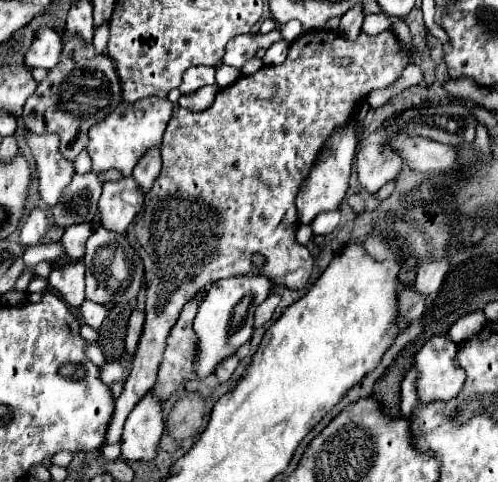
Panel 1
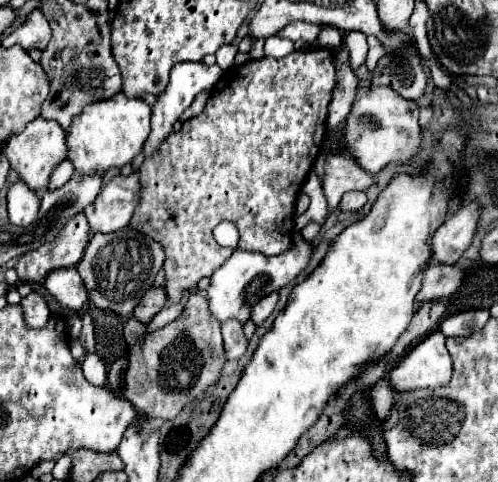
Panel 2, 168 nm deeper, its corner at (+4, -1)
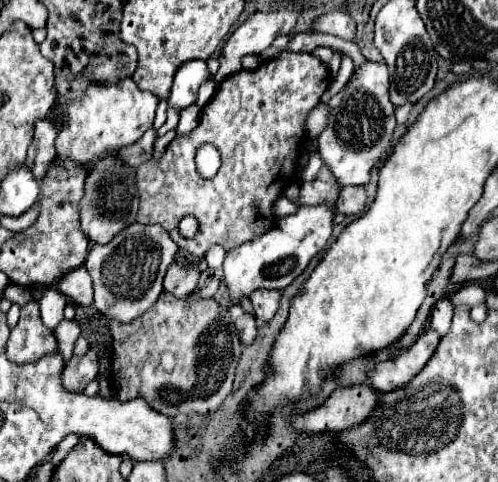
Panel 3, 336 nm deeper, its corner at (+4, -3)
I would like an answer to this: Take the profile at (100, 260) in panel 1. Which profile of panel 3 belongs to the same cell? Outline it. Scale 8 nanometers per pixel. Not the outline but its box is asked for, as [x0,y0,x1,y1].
[85,224,177,322]

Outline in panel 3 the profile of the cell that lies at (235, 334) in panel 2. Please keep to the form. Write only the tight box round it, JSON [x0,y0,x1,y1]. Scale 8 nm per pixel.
[231,306,257,344]

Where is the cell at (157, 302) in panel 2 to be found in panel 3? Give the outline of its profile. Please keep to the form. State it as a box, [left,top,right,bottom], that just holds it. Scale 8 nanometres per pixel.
[163,262,201,298]

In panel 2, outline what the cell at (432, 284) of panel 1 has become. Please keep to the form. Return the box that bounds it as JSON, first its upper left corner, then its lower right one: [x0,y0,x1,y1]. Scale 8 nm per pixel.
[431,204,479,266]

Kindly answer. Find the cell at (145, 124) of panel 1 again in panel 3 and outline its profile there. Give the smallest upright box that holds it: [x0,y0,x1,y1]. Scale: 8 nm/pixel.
[47,78,159,164]

